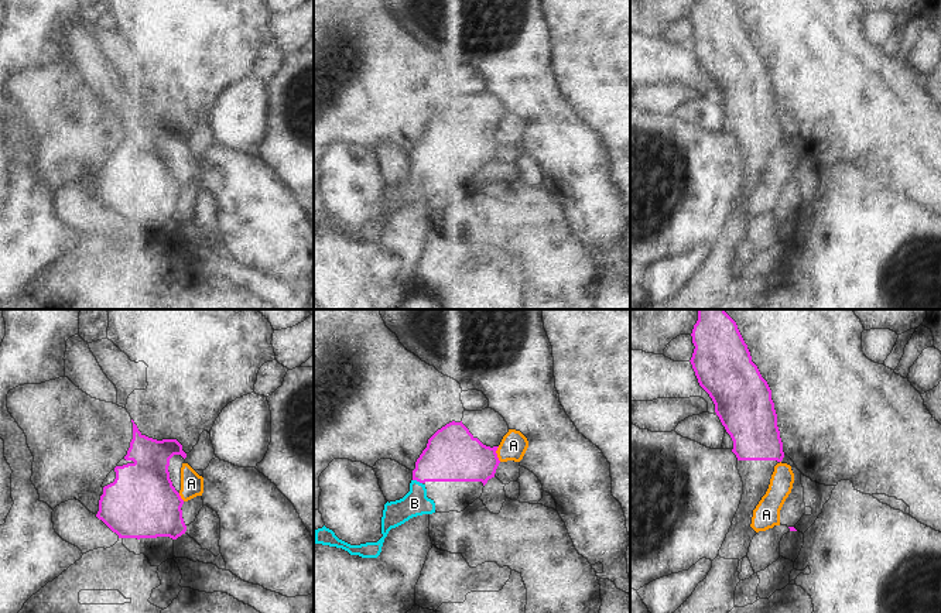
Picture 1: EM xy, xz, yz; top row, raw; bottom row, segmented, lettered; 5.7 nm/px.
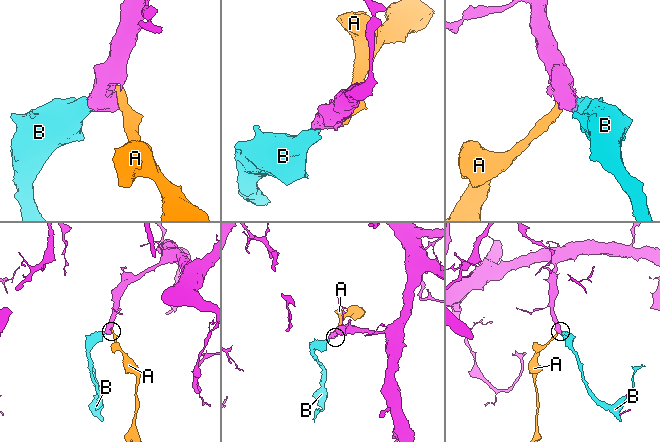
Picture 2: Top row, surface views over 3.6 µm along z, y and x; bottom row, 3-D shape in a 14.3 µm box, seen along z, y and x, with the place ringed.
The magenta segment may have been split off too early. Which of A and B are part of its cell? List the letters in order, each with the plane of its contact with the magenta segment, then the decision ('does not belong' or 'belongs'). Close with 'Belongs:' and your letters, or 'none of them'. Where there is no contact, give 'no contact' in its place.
A: meets magenta in xz; does not belong
B: meets magenta in xz; belongs
Belongs: B

